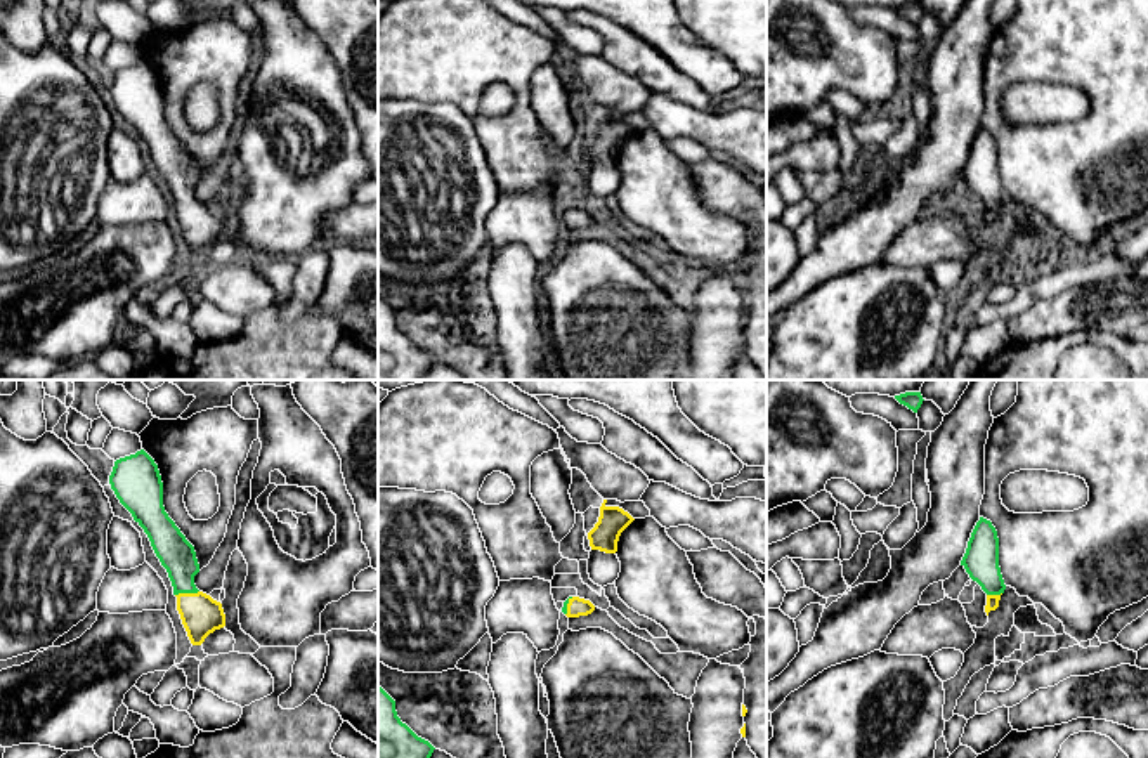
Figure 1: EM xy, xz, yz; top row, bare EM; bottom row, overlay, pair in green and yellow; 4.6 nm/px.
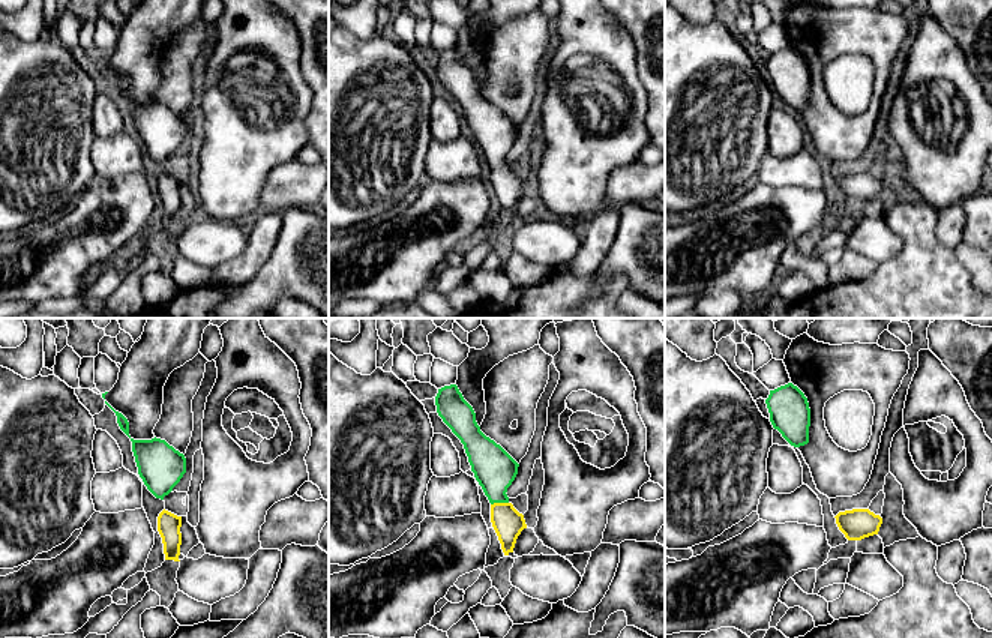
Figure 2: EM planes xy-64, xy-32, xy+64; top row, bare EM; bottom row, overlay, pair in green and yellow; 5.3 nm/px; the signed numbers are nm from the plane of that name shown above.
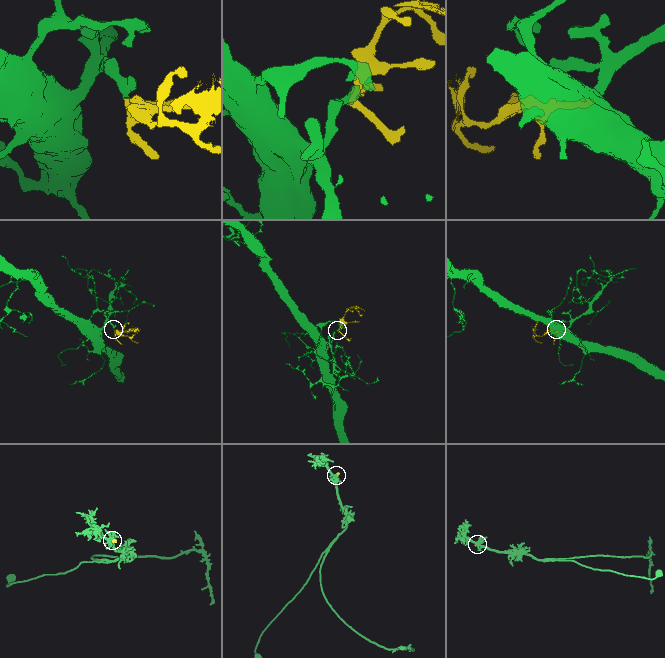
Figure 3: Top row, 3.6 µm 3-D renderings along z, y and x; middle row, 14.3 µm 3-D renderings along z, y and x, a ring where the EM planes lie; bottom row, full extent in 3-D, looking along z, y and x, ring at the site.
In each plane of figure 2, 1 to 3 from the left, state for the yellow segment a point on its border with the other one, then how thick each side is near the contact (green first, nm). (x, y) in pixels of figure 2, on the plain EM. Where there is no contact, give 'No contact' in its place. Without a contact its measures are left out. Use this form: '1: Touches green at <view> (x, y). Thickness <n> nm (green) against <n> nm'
1: No contact
2: Touches green at xy-32 (499, 165). Thickness 220 nm (green) against 160 nm
3: No contact

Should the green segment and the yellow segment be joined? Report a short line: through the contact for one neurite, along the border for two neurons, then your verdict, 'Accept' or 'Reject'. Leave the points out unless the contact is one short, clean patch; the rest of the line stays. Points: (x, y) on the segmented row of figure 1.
Accept

